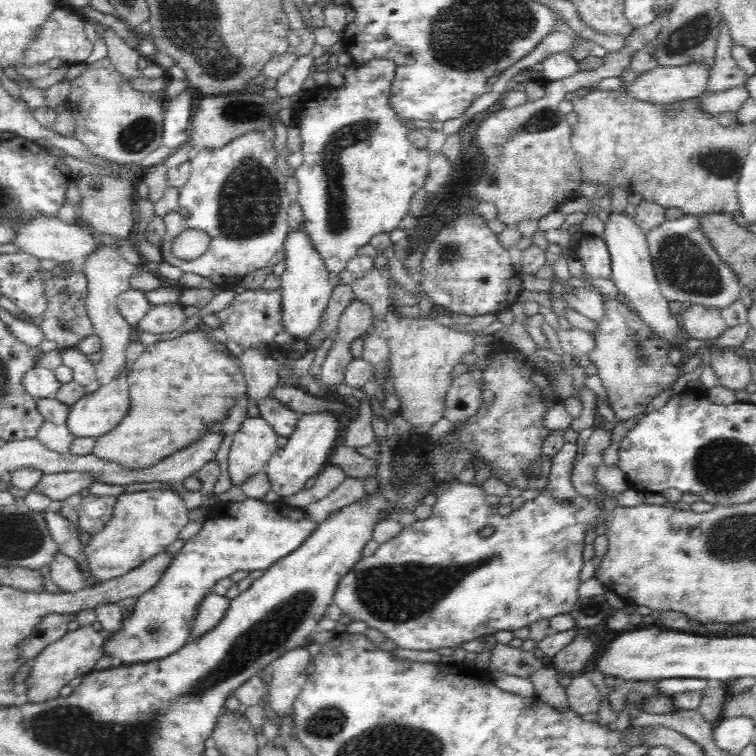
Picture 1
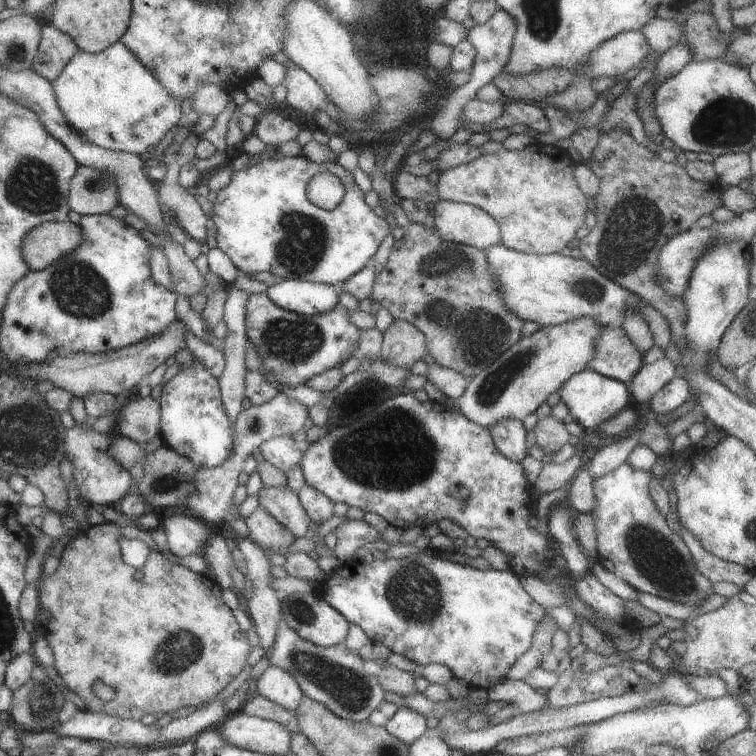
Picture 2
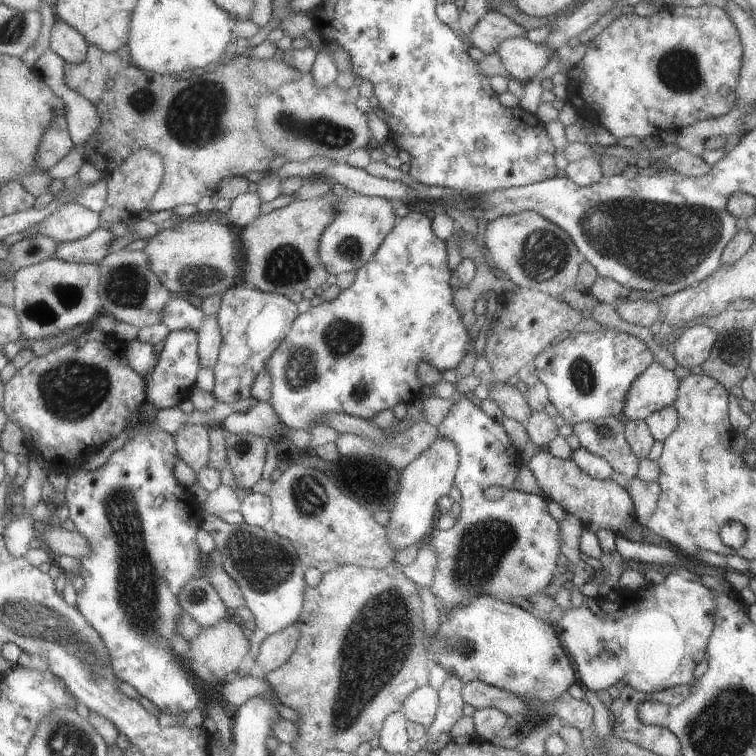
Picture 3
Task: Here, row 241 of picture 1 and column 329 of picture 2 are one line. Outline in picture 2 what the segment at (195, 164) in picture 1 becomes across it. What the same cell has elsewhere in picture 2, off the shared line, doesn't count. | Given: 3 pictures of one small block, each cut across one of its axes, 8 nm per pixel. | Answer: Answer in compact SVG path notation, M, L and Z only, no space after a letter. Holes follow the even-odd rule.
M264 155L255 165L233 170L230 183L217 192L211 216L216 224L217 247L230 258L236 268L246 274L266 270L278 279L330 284L336 288L336 292L340 292L342 284L350 276L371 265L378 246L391 233L387 220L374 213L374 209L366 203L364 194L354 182L353 174L336 161L318 164L303 155L278 158ZM322 172L338 176L345 188L342 200L332 210L320 208L306 198L306 186L310 178Z

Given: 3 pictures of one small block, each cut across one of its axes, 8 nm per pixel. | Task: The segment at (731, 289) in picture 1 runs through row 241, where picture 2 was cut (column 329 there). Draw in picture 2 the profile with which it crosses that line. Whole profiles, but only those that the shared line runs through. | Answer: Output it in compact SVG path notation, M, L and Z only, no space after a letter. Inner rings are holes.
M283 620L277 624L276 638L268 655L270 664L292 674L300 685L303 696L321 702L336 716L351 721L366 721L376 706L389 695L380 686L376 675L364 669L366 661L344 644L324 648L300 638Z

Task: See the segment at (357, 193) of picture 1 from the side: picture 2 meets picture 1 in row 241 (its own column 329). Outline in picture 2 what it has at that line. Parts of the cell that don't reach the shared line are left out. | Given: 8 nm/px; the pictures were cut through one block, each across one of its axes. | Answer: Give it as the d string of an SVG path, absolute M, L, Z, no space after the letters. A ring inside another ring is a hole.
M266 292L250 294L244 316L249 344L258 352L265 378L275 386L306 386L310 378L330 368L340 369L354 352L354 346L359 346L363 332L339 307L307 317L276 306Z

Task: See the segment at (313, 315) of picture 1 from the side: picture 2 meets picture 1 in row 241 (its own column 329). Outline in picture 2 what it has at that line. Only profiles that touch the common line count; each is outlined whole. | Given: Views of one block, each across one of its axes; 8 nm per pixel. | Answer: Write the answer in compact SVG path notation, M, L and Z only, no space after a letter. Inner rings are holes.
M282 279L269 286L266 294L276 306L307 317L338 308L339 292L330 284Z

